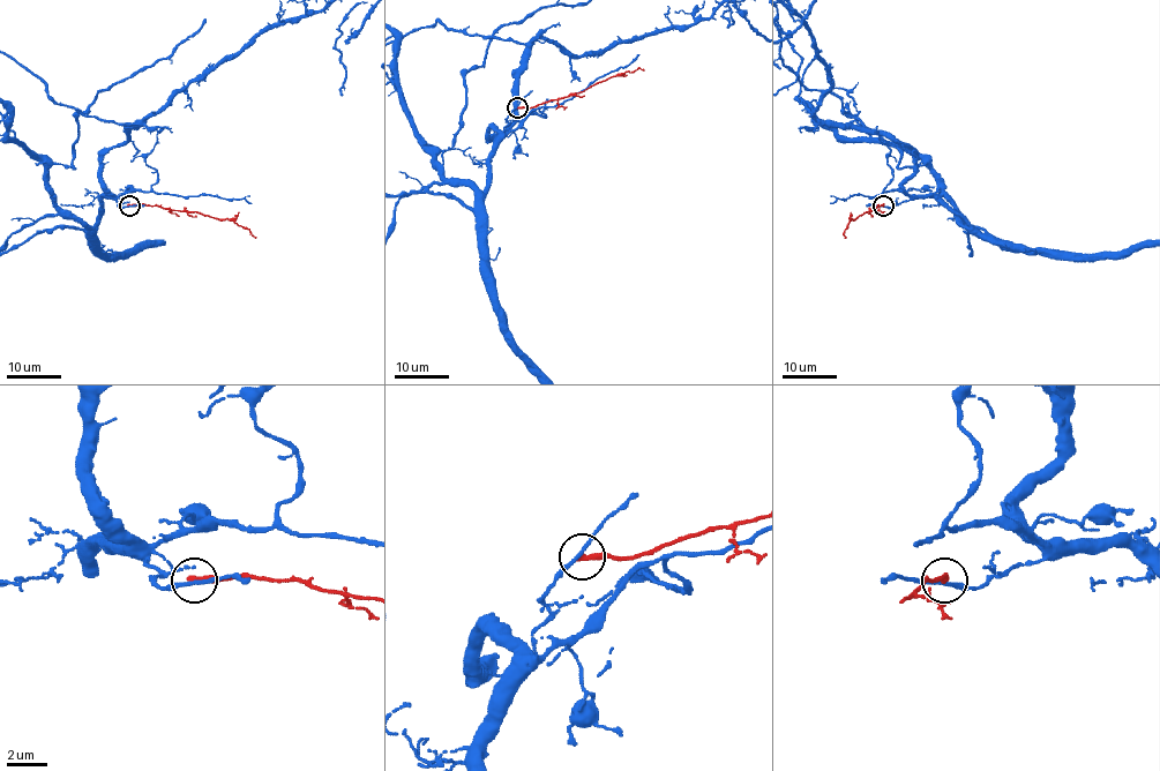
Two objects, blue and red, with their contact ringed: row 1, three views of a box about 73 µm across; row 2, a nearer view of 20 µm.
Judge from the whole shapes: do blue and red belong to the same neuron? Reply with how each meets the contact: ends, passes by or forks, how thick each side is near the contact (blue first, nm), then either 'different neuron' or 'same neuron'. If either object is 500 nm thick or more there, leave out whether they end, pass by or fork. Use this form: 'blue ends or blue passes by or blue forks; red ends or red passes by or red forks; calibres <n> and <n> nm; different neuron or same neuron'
blue passes by; red ends; calibres 160 and 320 nm; different neuron

